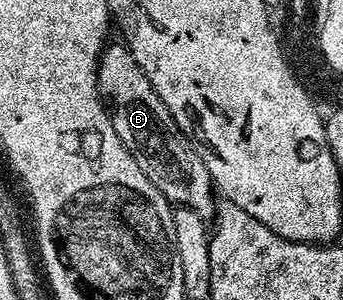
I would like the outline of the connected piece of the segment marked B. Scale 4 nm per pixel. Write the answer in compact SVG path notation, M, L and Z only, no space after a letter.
M107 42L98 56L98 95L106 104L116 137L136 157L136 165L144 169L148 181L172 205L187 207L202 220L209 220L216 210L216 188L198 150L176 125L172 113L160 101L156 89L144 77L144 69L136 65L125 42Z

